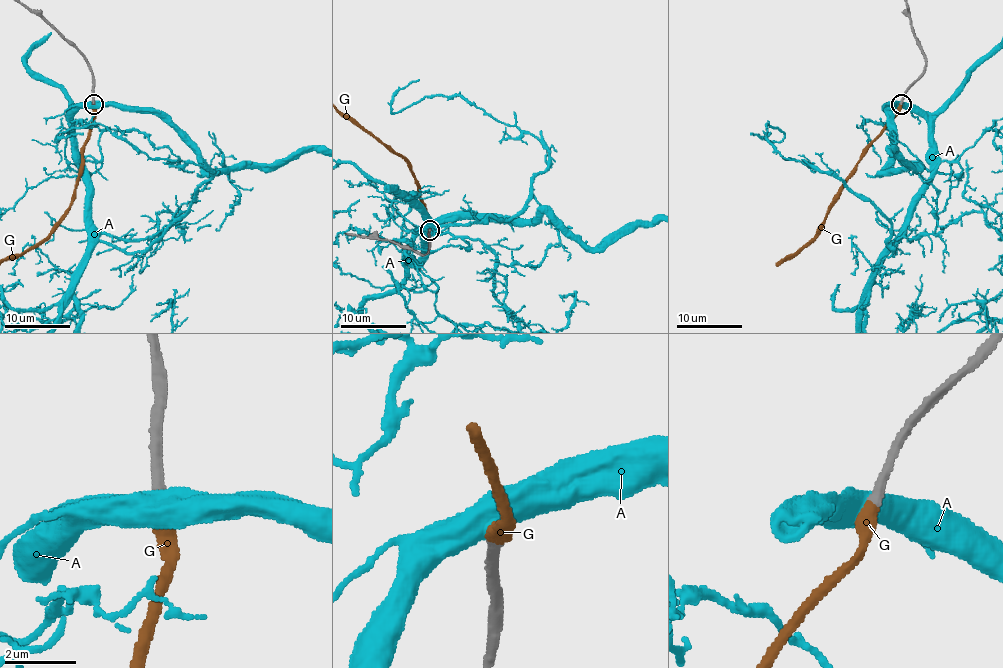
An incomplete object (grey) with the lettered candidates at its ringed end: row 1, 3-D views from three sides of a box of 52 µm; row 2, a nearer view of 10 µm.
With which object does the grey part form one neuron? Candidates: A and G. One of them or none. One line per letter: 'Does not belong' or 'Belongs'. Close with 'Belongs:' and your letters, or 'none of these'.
A: Does not belong
G: Belongs
Belongs: G

